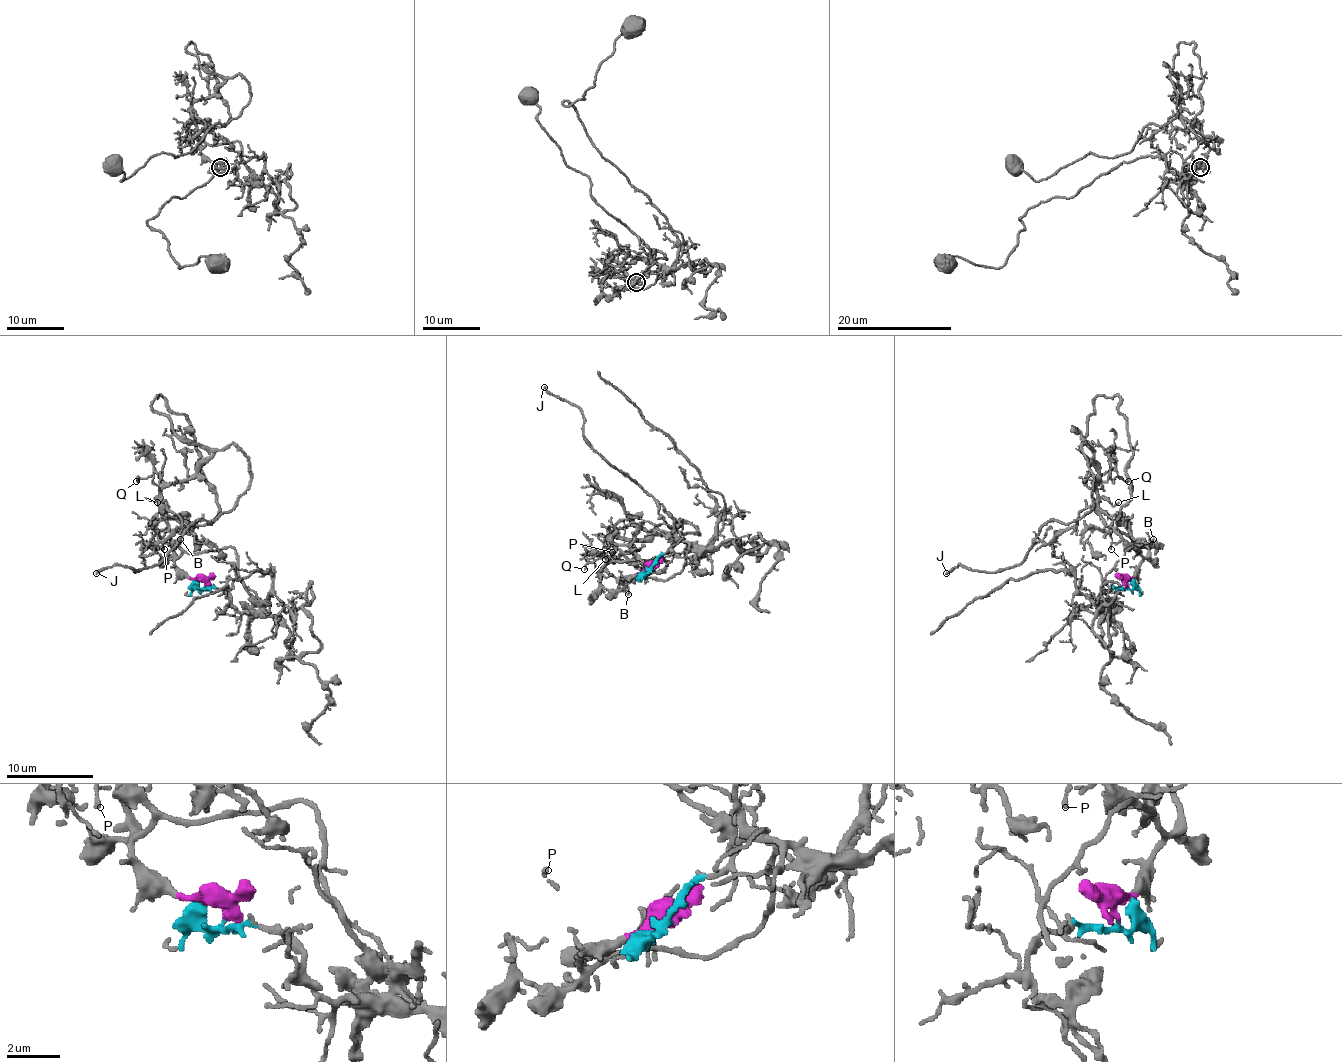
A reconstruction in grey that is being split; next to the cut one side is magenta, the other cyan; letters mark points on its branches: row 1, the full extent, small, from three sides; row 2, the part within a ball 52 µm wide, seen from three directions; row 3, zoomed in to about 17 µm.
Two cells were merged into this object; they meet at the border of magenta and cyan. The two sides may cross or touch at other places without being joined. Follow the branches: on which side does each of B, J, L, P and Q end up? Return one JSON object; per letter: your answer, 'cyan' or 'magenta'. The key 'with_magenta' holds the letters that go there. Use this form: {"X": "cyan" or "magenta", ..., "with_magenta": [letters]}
{"B": "magenta", "J": "magenta", "L": "magenta", "P": "magenta", "Q": "magenta", "with_magenta": ["B", "J", "L", "P", "Q"]}

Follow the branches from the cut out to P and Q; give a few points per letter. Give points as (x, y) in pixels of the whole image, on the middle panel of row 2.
P: (652, 570), (649, 567), (630, 574), (621, 589), (603, 567), (612, 552)
Q: (652, 570), (649, 567), (630, 574), (621, 589), (603, 563), (614, 546), (610, 537), (603, 554), (584, 570)

